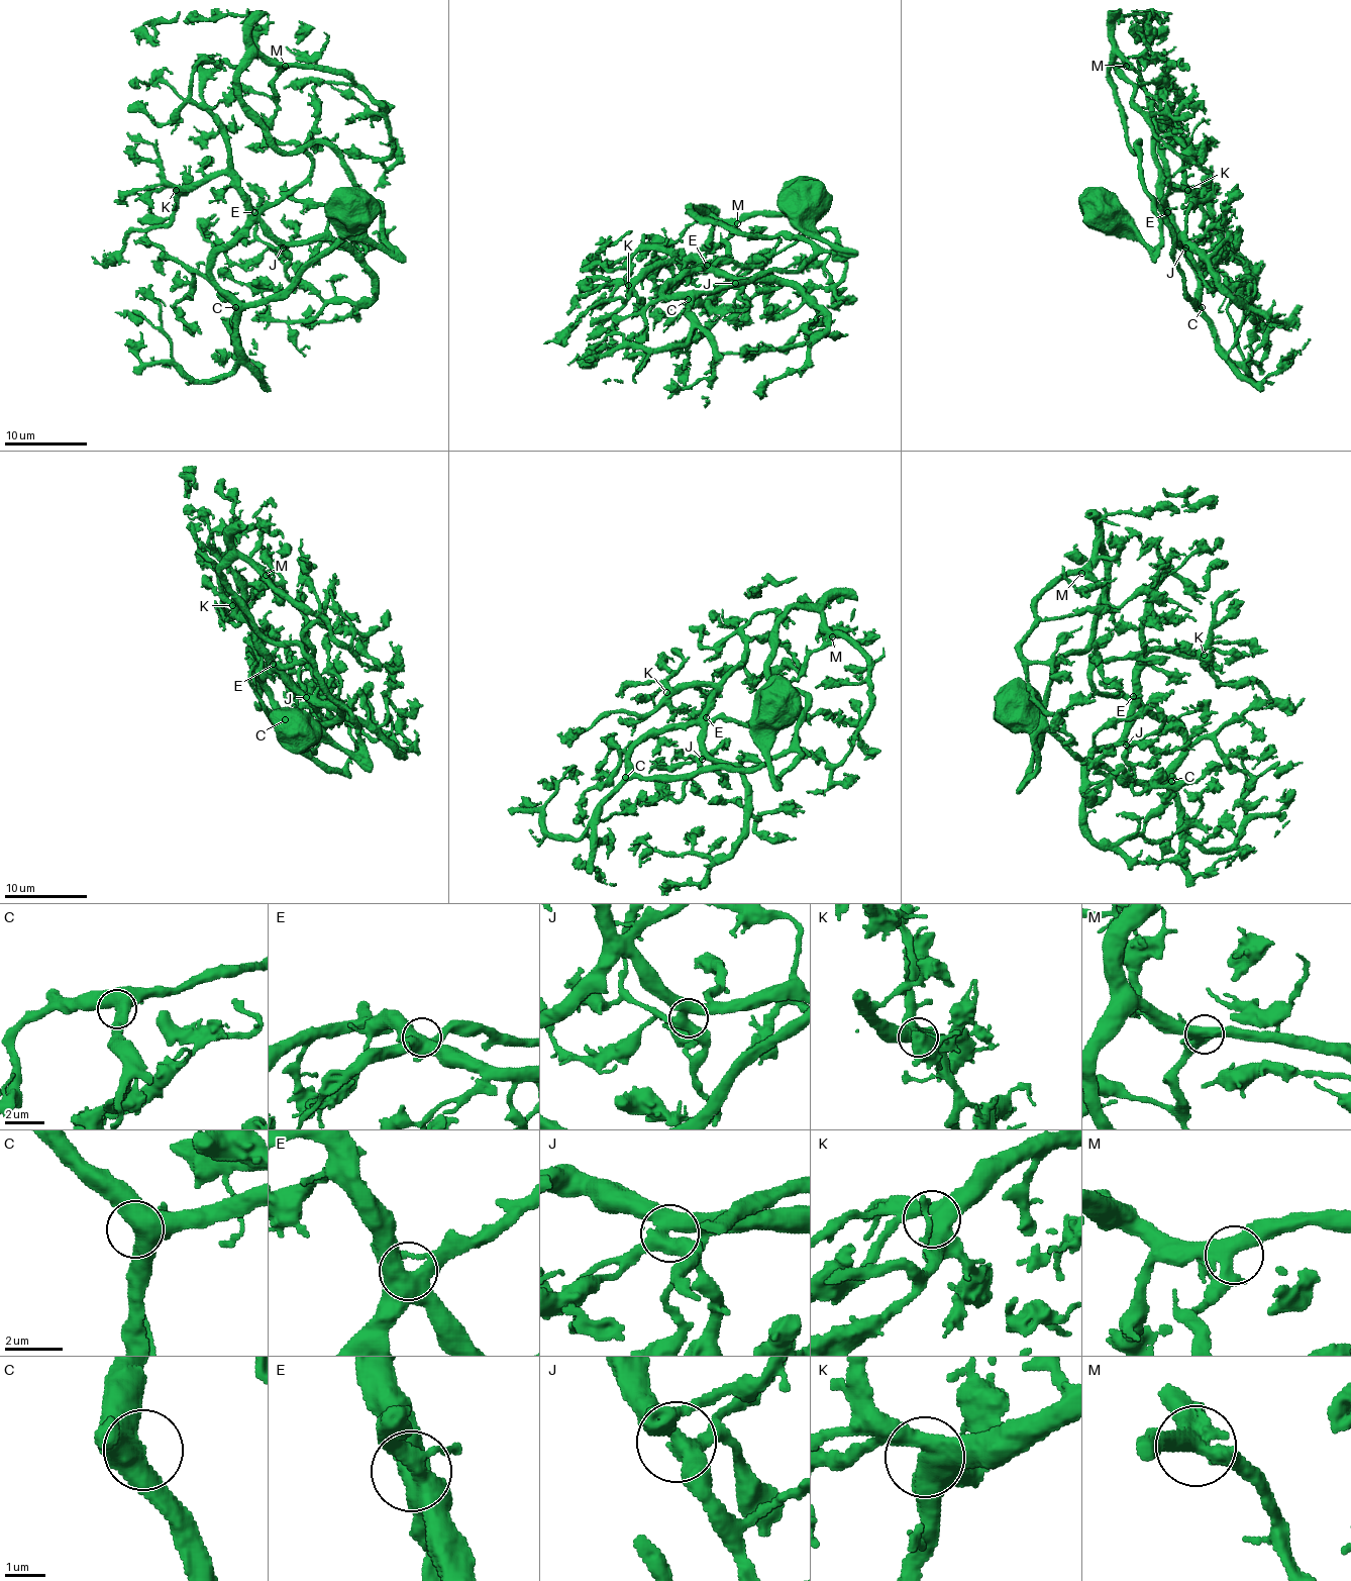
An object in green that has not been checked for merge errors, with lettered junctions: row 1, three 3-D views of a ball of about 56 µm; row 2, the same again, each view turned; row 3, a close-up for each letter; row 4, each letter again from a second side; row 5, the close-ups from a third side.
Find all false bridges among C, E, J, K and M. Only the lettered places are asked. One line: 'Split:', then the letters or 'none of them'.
Split: none of them

